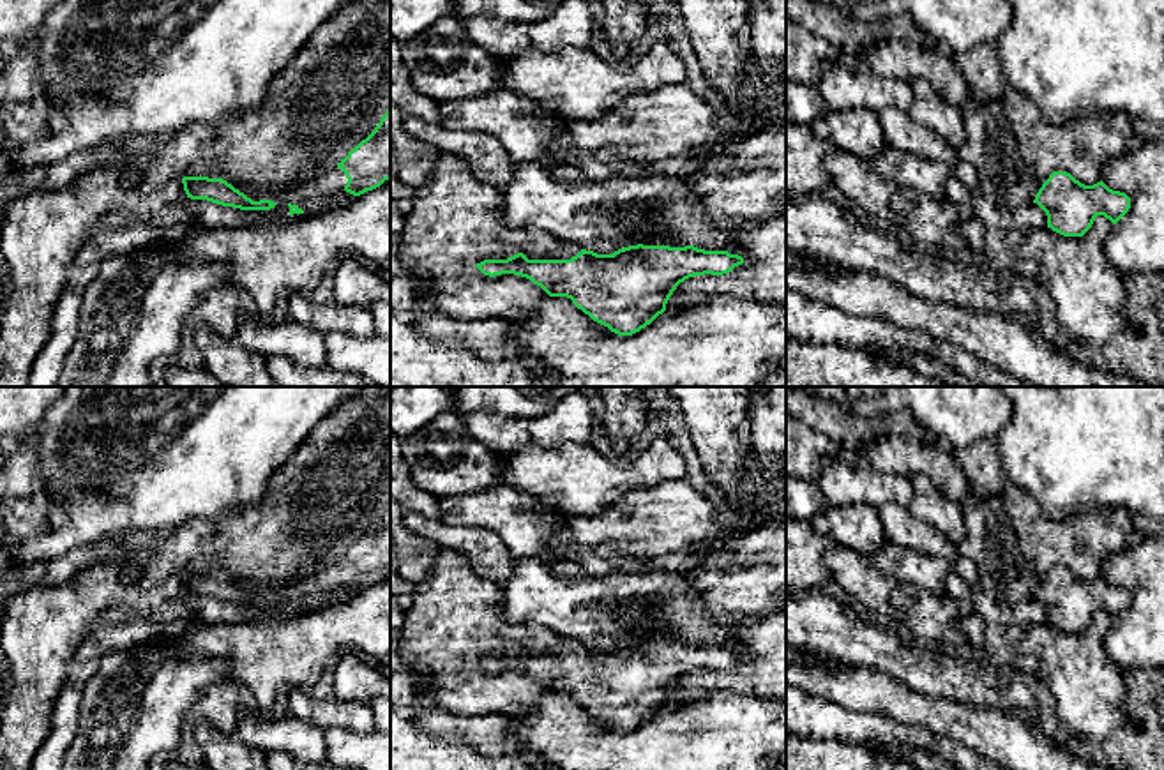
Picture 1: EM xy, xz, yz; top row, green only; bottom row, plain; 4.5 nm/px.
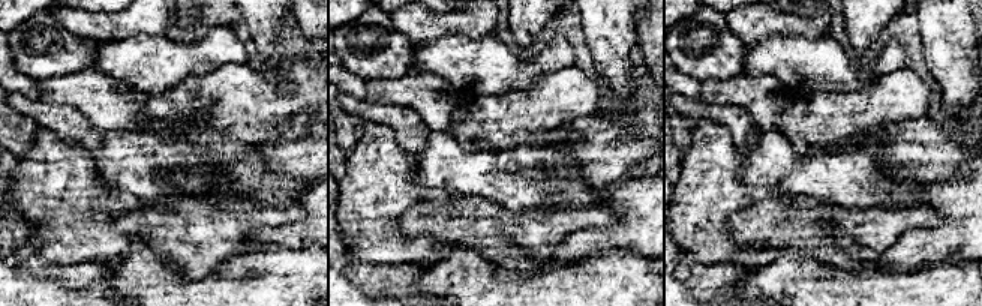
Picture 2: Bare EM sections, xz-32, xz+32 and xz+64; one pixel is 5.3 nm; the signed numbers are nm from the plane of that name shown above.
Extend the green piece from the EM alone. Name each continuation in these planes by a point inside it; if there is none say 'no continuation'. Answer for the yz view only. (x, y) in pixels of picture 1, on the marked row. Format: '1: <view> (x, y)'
no continuation

